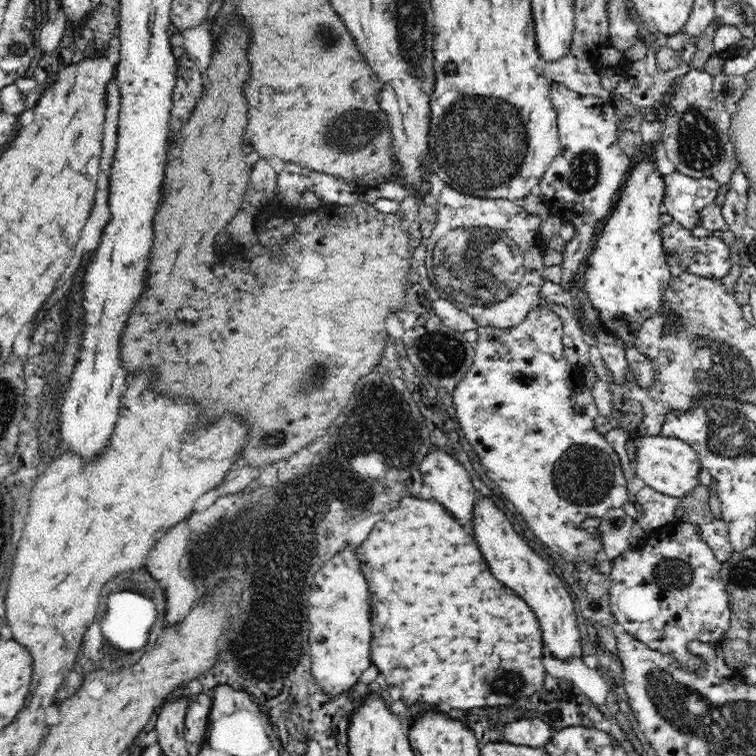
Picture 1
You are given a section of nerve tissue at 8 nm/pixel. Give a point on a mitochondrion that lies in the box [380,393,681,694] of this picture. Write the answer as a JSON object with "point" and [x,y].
{"point":[584,475]}

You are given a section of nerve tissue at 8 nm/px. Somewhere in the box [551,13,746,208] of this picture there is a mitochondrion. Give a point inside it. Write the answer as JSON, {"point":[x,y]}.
{"point":[700,147]}

